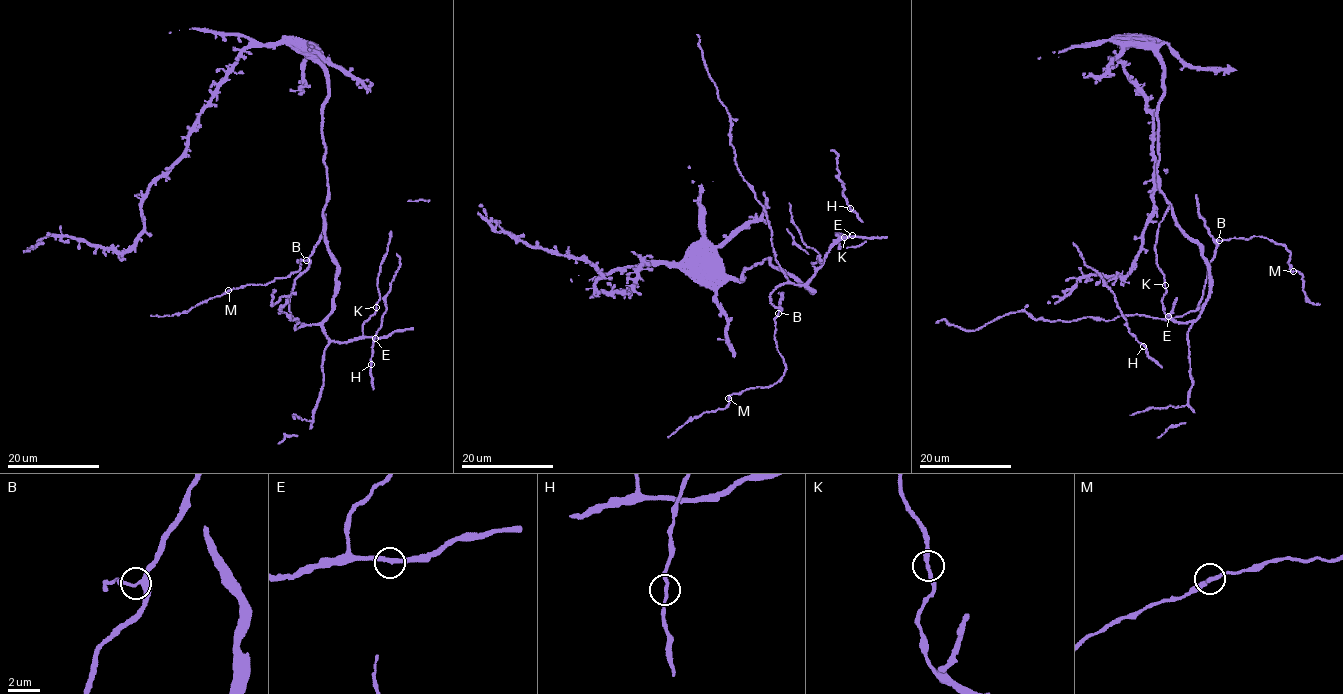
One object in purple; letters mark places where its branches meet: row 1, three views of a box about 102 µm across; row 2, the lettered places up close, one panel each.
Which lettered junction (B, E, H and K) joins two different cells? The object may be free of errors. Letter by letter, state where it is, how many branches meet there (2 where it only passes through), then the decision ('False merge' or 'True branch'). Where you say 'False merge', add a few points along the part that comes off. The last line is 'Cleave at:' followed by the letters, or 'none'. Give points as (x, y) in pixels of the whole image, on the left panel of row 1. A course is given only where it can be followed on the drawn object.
B: Place: (306, 260). Branches: 2. True branch
E: Place: (375, 338). Branches: 2. True branch
H: Place: (371, 364). Branches: 2. True branch
K: Place: (376, 307). Branches: 2. True branch
Cleave at: none

